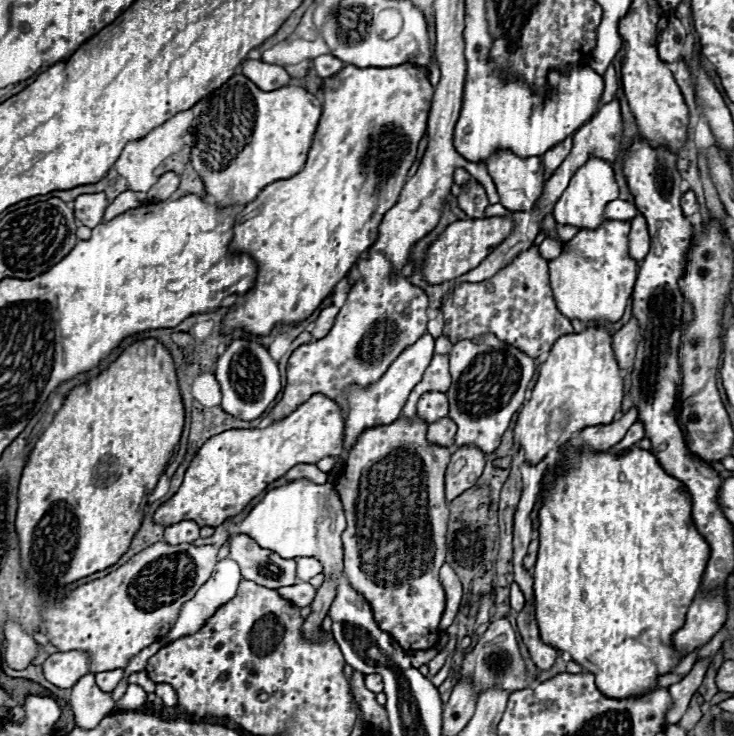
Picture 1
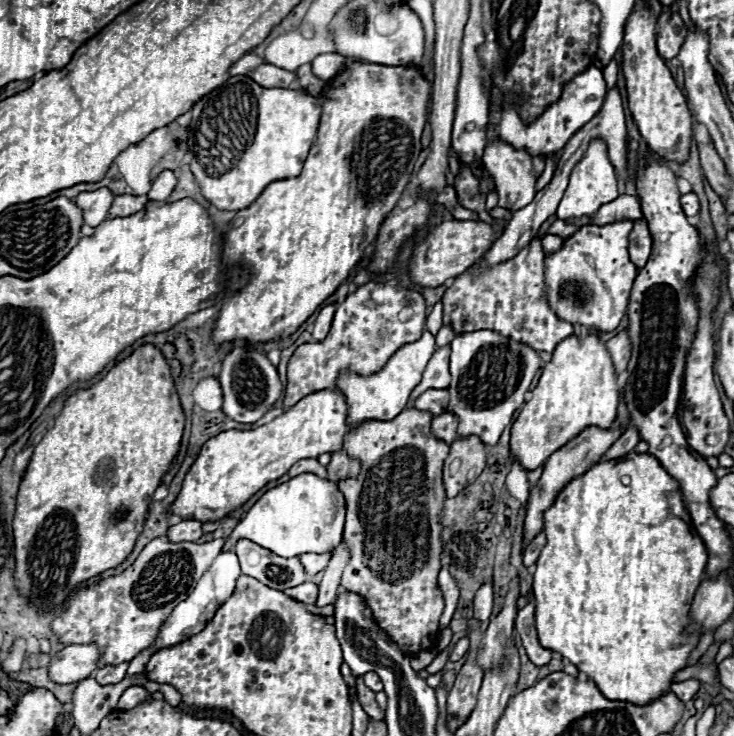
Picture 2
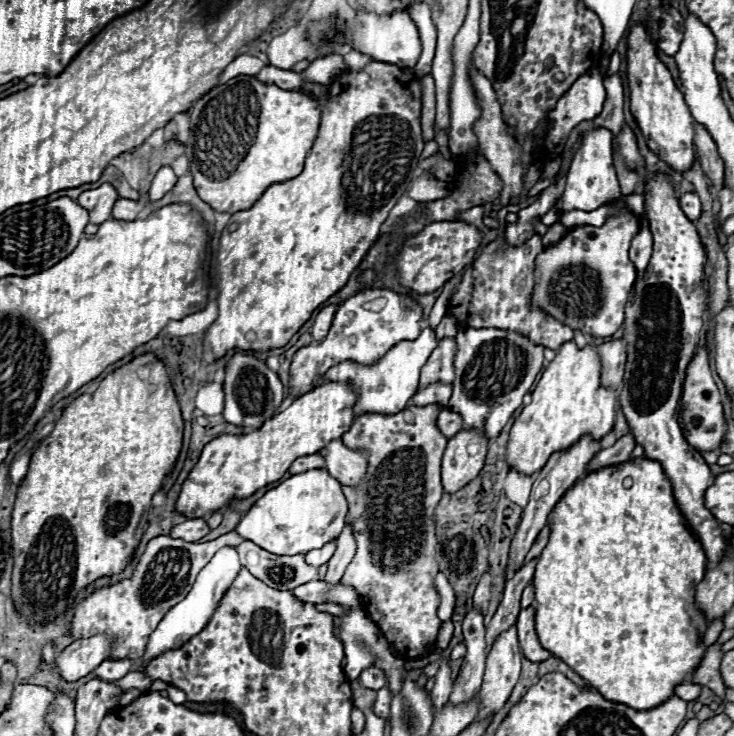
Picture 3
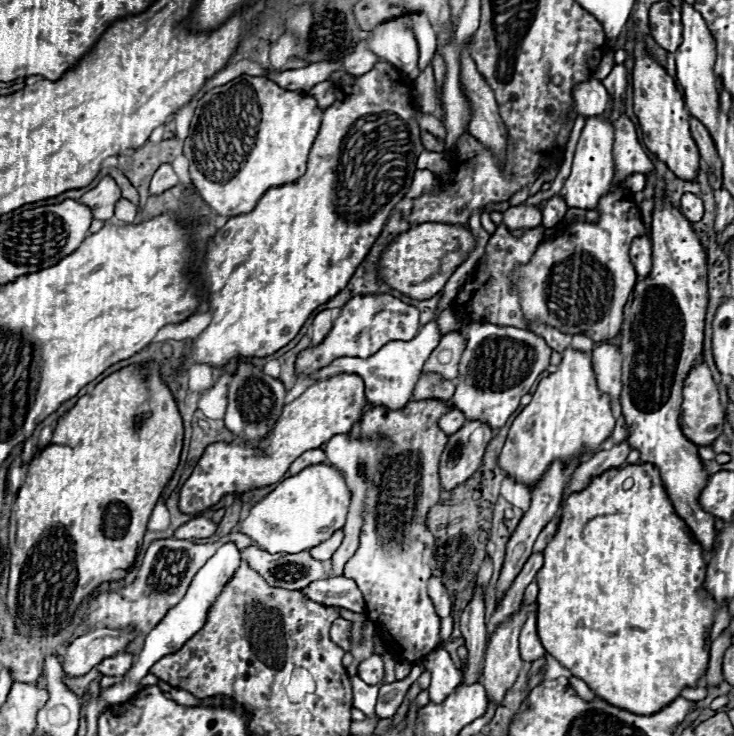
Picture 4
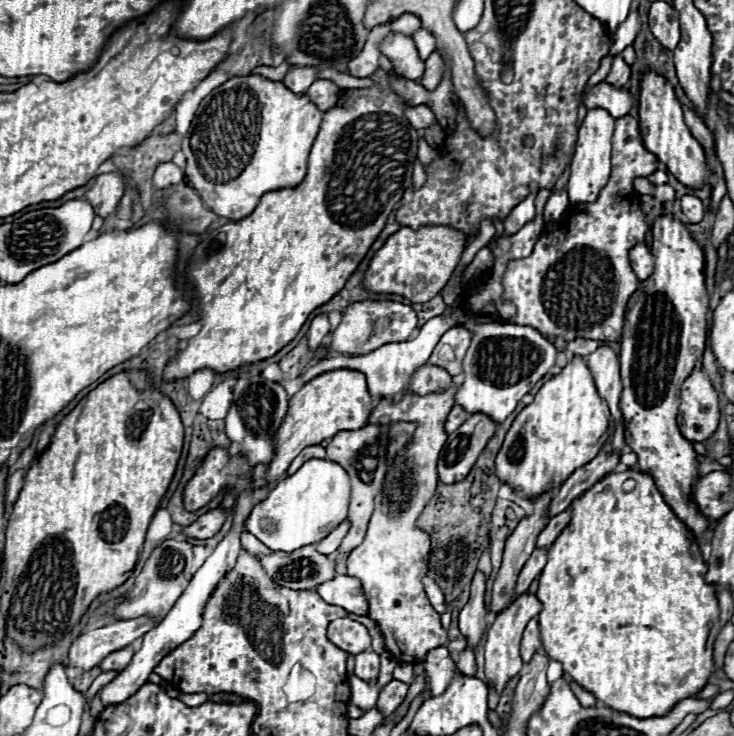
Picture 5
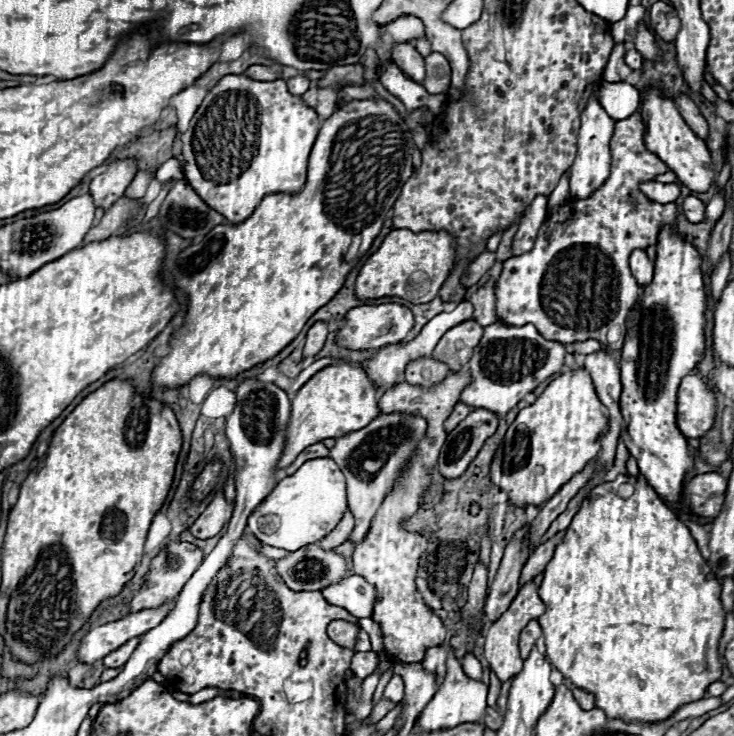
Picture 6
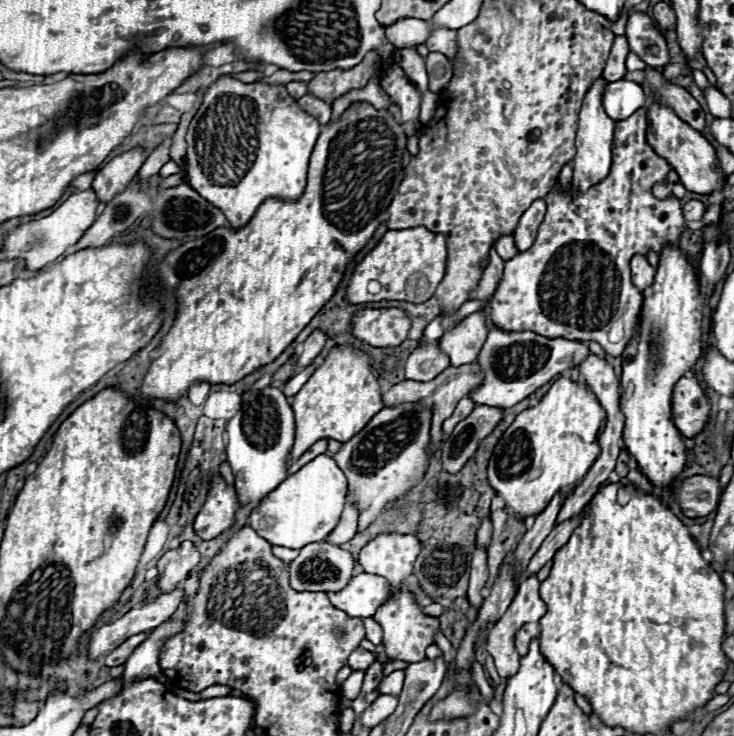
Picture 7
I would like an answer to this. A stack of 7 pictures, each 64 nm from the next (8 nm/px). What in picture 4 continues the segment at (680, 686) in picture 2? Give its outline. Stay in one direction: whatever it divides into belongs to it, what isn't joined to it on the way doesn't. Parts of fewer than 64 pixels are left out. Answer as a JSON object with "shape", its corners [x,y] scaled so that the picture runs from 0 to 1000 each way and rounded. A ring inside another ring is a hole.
{"shape":[[[956,932],[932,935],[932,938],[926,940],[926,946],[929,946],[929,948],[935,948],[935,951],[943,951],[943,954],[948,954],[948,951],[956,951],[956,948],[962,948],[962,935],[956,935]]]}

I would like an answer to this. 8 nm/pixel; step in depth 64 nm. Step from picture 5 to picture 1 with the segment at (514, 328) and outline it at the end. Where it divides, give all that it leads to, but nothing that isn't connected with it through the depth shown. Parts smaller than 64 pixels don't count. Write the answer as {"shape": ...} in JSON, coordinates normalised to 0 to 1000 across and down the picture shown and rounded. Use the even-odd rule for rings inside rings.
{"shape":[[[665,457],[659,465],[624,465],[613,481],[616,524],[608,533],[613,543],[616,573],[624,579],[619,592],[619,609],[649,606],[659,617],[670,617],[681,606],[684,590],[692,584],[698,565],[714,546],[714,533],[728,508],[728,486],[714,478],[687,470],[676,459]]]}

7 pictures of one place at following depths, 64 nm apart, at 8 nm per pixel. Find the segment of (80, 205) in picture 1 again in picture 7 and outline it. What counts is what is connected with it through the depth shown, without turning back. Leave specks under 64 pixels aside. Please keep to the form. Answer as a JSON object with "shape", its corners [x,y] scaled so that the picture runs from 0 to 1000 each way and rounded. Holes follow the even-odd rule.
{"shape":[[[185,201],[153,215],[128,242],[125,258],[131,261],[134,274],[150,274],[158,264],[169,261],[172,253],[185,242],[191,226],[196,223],[196,204]]]}

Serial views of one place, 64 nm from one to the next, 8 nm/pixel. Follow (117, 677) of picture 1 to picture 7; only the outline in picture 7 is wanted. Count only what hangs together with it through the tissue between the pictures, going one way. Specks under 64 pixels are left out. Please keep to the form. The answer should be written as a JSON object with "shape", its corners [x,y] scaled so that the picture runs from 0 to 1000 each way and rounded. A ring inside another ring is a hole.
{"shape":[[[185,861],[185,864],[180,864],[180,867],[174,867],[174,872],[169,872],[166,878],[161,878],[161,880],[153,883],[150,889],[144,889],[144,905],[147,905],[147,908],[166,905],[166,902],[174,897],[174,891],[180,889],[180,883],[183,883],[191,872],[196,872],[196,867],[199,867],[199,861]]]}

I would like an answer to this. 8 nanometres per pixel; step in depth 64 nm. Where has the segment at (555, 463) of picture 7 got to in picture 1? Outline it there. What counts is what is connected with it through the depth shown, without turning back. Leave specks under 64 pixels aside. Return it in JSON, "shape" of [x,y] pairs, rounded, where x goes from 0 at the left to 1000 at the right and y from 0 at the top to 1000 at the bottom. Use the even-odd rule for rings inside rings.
{"shape":[[[809,440],[796,451],[768,454],[757,462],[747,489],[736,497],[733,519],[725,530],[725,541],[708,557],[700,598],[714,609],[714,620],[722,630],[733,630],[752,609],[768,606],[779,590],[812,579],[828,576],[845,557],[850,541],[850,514],[837,484],[834,457],[826,443]]]}

